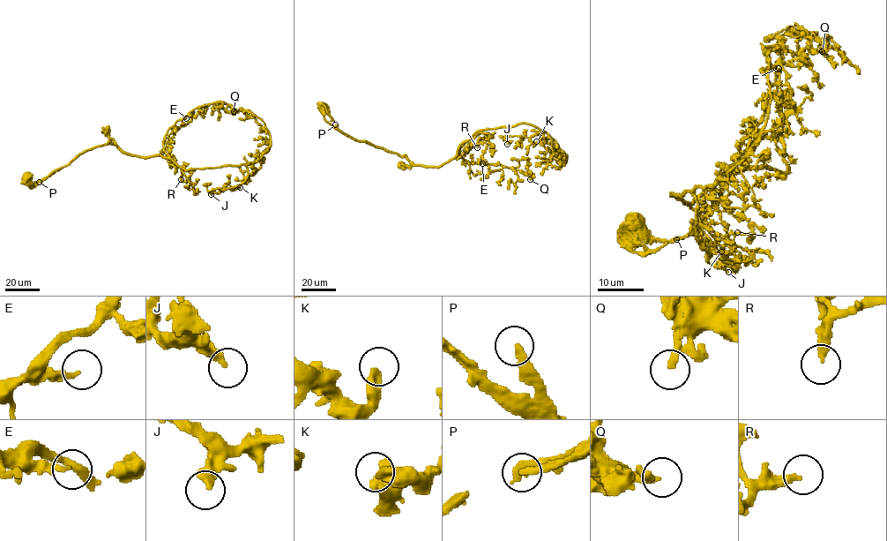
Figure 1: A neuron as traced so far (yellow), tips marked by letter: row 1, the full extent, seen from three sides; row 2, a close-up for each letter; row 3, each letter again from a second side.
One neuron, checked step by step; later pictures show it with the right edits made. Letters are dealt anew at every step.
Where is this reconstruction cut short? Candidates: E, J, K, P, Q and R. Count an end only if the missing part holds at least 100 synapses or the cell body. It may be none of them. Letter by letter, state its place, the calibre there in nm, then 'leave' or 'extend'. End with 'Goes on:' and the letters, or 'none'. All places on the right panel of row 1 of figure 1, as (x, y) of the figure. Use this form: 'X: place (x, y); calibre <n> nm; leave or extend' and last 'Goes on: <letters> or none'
E: place (778, 68); calibre 190 nm; leave
J: place (728, 272); calibre 360 nm; leave
K: place (721, 251); calibre 380 nm; leave
P: place (676, 239); calibre 280 nm; leave
Q: place (822, 51); calibre 200 nm; leave
R: place (737, 232); calibre 280 nm; extend
Goes on: R

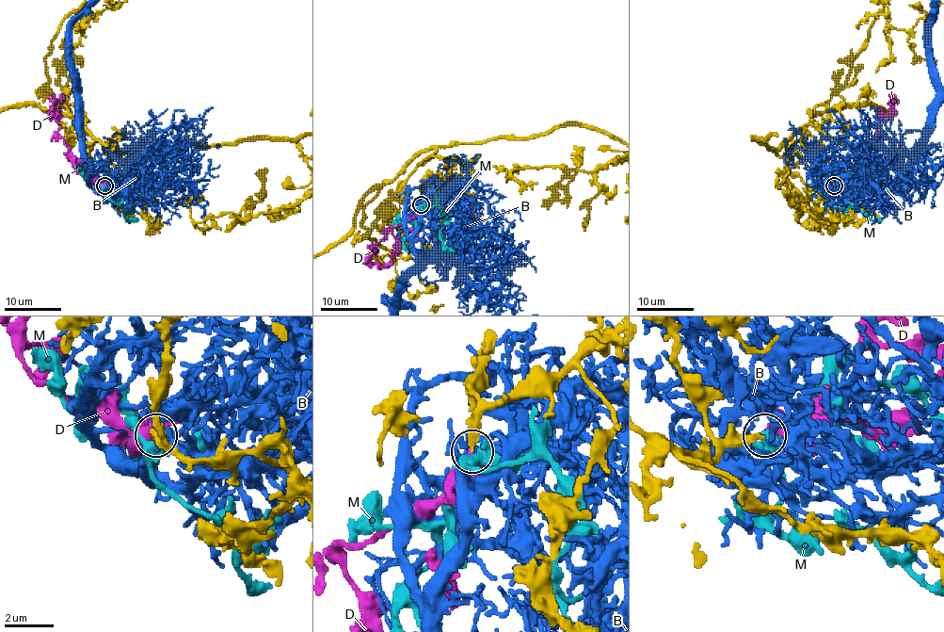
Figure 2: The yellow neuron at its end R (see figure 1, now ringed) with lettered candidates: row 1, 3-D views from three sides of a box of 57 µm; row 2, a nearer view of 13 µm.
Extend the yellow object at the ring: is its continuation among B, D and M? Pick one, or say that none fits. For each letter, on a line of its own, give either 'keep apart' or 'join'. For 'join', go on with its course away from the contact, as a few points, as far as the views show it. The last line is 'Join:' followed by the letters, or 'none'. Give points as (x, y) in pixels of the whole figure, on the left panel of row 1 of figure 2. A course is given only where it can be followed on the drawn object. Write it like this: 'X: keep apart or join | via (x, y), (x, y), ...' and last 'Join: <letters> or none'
B: keep apart
D: join | via (104, 185), (79, 173), (73, 167), (71, 148), (57, 134), (59, 123), (54, 104), (63, 94)
M: keep apart
Join: D

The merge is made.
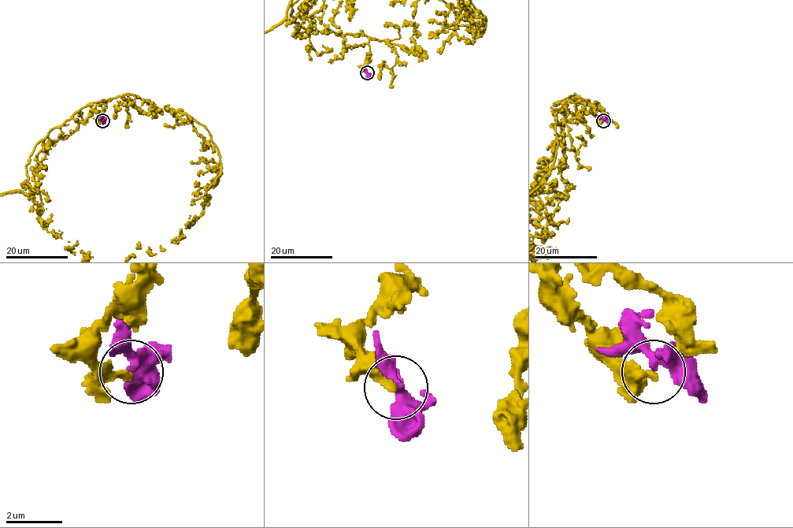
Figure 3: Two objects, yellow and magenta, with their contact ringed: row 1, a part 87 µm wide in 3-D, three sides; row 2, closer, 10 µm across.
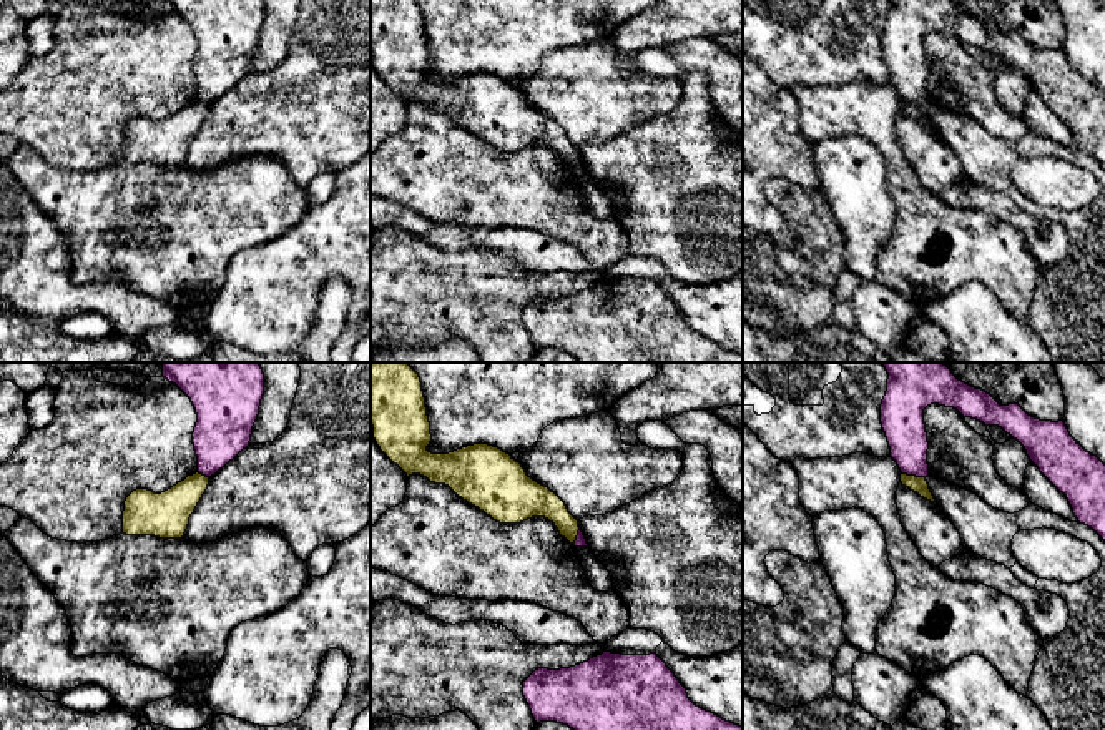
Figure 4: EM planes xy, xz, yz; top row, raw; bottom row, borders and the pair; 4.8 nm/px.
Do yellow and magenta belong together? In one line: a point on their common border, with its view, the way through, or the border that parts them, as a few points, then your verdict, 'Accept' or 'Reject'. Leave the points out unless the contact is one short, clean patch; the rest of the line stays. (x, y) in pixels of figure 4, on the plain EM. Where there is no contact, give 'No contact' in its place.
Touches yellow at yz (914, 103). Boundary: yz (903, 100), (924, 105). Reject

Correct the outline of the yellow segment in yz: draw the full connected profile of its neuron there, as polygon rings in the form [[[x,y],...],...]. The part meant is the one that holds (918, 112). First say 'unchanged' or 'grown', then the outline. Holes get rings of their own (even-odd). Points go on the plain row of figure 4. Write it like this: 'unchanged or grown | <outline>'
unchanged | [[[901,101],[901,110],[902,110],[902,113],[906,113],[911,118],[917,120],[921,125],[924,125],[931,130],[936,130],[926,105]]]

